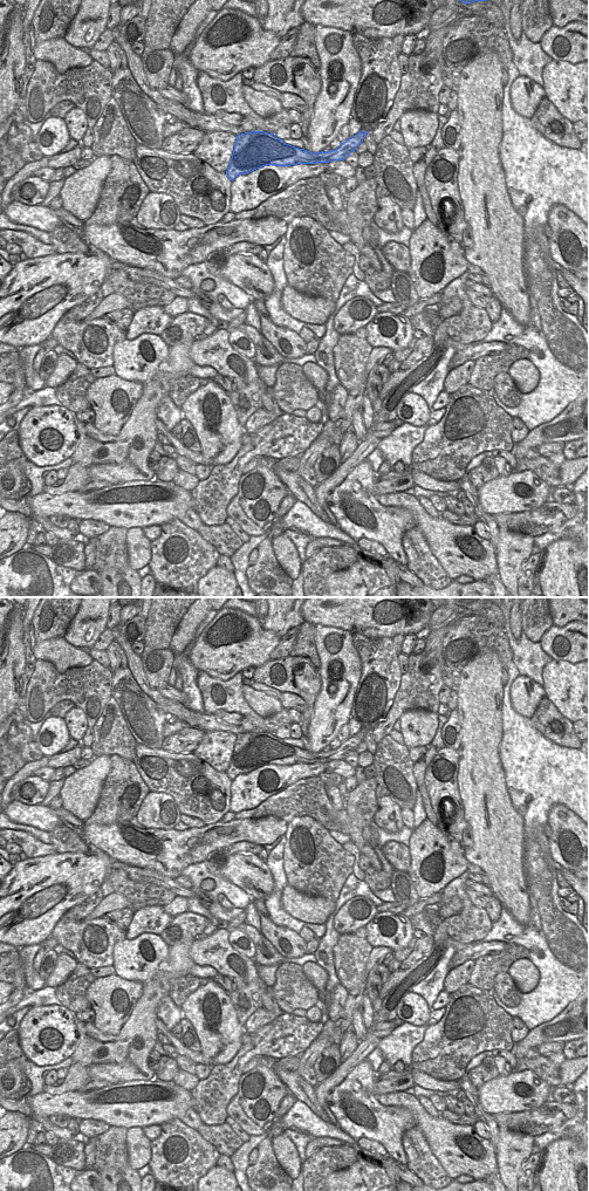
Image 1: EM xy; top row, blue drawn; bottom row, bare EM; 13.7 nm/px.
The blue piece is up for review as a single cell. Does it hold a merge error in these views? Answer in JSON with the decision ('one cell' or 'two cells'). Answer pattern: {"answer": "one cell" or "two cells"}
{"answer": "one cell"}

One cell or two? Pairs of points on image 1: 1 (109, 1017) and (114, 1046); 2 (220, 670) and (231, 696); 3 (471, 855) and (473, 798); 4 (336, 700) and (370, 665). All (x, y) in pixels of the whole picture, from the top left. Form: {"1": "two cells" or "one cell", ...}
{"1": "two cells", "2": "two cells", "3": "one cell", "4": "two cells"}

